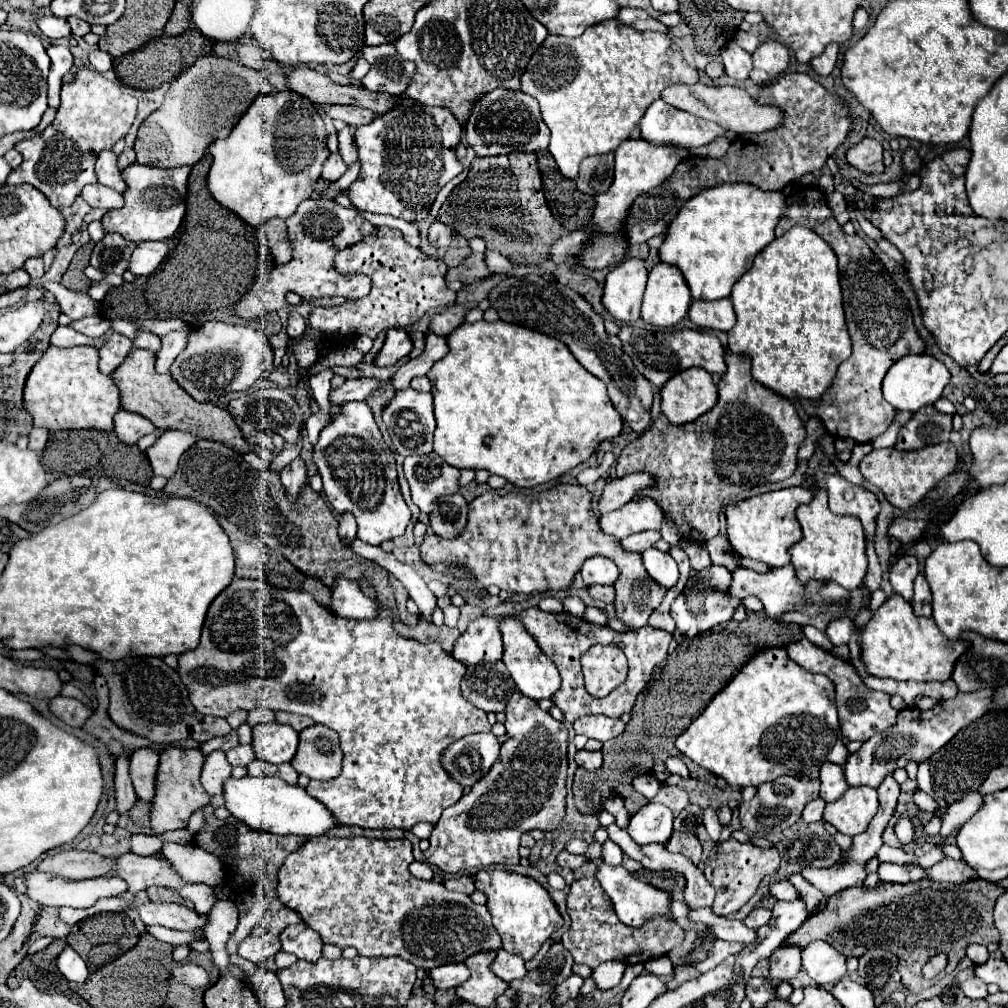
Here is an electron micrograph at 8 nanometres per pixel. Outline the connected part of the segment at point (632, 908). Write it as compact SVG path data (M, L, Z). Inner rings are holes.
M601 864L599 872L597 872L597 878L601 880L603 890L609 894L609 898L615 906L615 912L625 926L643 928L651 918L657 918L657 916L673 920L673 916L671 916L671 894L663 892L663 890L657 890L651 884L645 884L645 882L633 878L623 866Z

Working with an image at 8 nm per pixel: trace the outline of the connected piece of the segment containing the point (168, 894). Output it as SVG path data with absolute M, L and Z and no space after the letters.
M151 886L146 889L147 895L151 901L163 901L169 903L179 903L187 906L189 909L194 908L193 903L185 900L171 889L165 887Z

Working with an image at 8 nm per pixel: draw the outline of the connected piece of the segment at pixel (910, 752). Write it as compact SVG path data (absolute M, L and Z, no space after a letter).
M981 688L981 690L975 690L975 692L959 692L955 698L951 700L941 700L935 708L923 712L919 708L903 708L899 712L899 718L897 718L897 724L887 728L883 734L875 734L873 738L869 738L867 742L863 742L863 746L855 752L855 754L849 754L847 762L845 762L845 778L847 778L847 784L849 786L871 786L871 788L877 788L883 778L891 772L895 772L897 768L905 768L907 762L925 762L929 760L939 748L943 748L961 728L965 728L967 724L975 722L977 718L981 718L989 708L991 708L991 688Z

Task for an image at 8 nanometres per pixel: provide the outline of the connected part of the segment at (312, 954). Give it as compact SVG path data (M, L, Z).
M303 922L287 926L279 934L279 940L281 940L281 950L289 952L289 954L295 954L299 960L315 964L321 958L323 940L315 930L311 930Z

